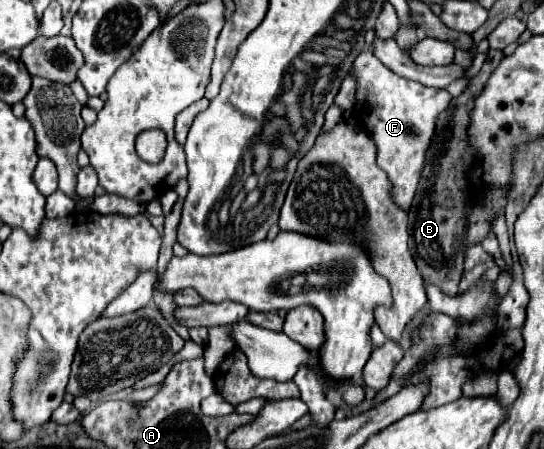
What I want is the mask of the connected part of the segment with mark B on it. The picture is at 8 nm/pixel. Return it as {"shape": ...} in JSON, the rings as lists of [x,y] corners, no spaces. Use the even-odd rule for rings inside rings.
{"shape":[[[489,50],[487,62],[479,70],[477,78],[471,78],[467,90],[453,98],[449,110],[441,112],[437,118],[435,136],[431,140],[427,162],[421,172],[421,184],[417,186],[417,196],[409,208],[409,250],[413,260],[425,280],[425,284],[435,284],[449,296],[459,294],[459,280],[463,274],[463,256],[459,240],[465,232],[465,164],[469,162],[469,144],[467,144],[467,128],[469,128],[469,112],[473,110],[475,96],[483,90],[491,72],[503,58],[501,50]]]}

